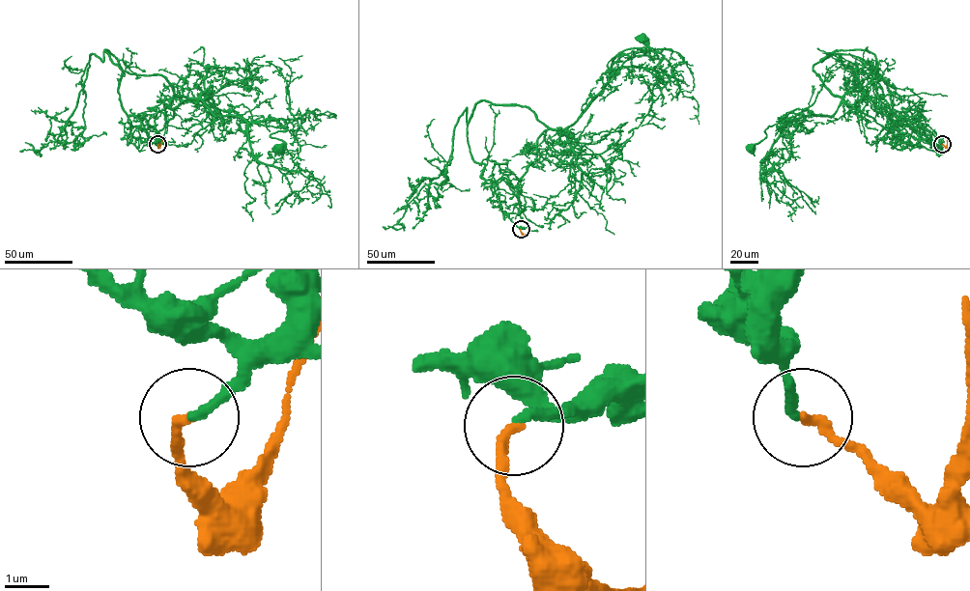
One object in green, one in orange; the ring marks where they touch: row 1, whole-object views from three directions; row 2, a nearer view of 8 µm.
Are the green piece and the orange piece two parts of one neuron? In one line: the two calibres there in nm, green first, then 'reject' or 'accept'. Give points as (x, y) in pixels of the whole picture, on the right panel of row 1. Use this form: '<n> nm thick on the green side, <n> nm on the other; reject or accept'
200 nm thick on the green side, 240 nm on the other; accept

